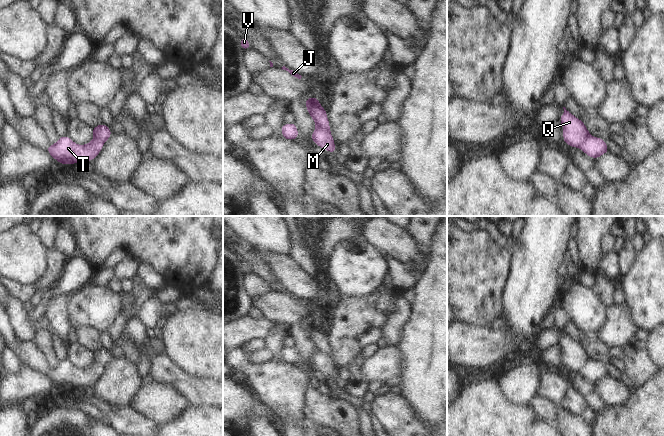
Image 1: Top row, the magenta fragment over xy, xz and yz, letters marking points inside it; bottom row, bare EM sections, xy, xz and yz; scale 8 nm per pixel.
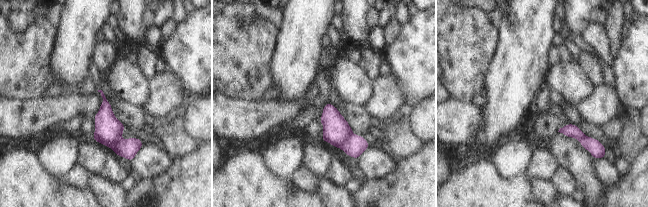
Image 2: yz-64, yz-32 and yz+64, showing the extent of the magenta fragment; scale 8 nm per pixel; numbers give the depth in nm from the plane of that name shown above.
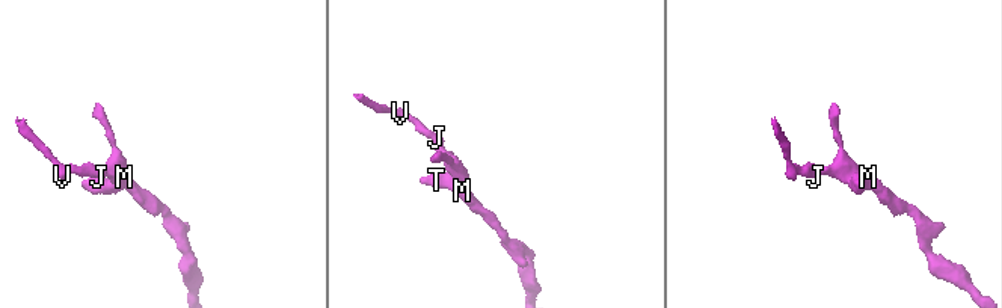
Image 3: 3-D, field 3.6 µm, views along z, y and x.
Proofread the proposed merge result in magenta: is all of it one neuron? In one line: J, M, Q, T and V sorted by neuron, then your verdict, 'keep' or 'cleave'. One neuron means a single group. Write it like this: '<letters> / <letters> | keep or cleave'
J Q V / M T | cleave

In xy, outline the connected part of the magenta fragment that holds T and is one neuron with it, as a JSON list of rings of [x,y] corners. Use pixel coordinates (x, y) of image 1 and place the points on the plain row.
[[[68,359],[59,361],[53,369],[48,369],[46,375],[62,389],[86,387],[94,384],[102,375],[101,366],[88,366],[85,369],[78,369]]]

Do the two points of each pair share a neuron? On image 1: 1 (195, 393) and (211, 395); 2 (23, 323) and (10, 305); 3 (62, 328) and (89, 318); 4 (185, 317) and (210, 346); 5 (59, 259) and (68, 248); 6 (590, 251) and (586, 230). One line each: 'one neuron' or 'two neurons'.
1: one neuron
2: one neuron
3: two neurons
4: one neuron
5: two neurons
6: one neuron

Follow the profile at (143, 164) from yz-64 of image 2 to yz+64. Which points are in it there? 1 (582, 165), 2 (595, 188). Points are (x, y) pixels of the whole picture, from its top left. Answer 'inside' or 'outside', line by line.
1: outside
2: outside

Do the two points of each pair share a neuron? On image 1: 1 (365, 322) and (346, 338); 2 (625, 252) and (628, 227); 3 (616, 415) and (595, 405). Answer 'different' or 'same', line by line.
1: same
2: same
3: different

